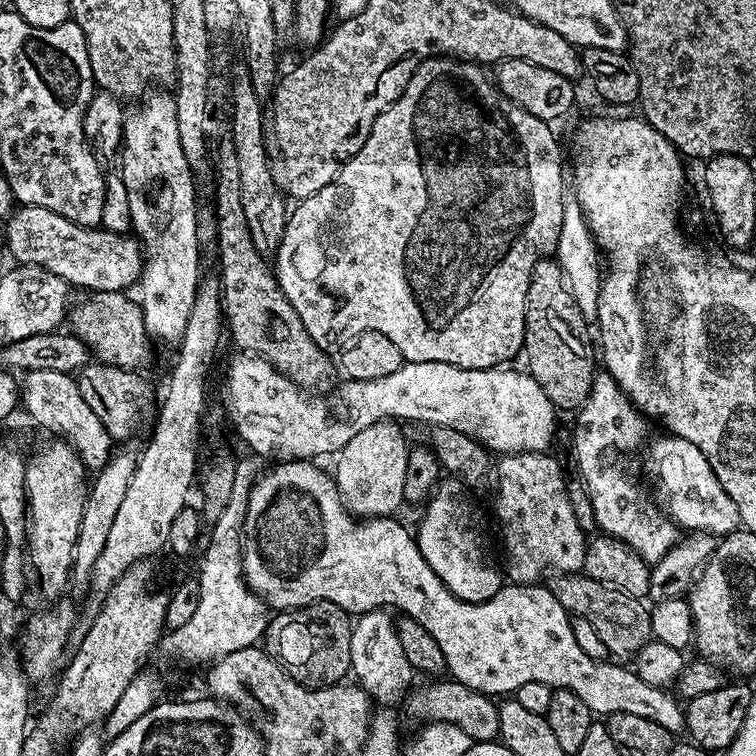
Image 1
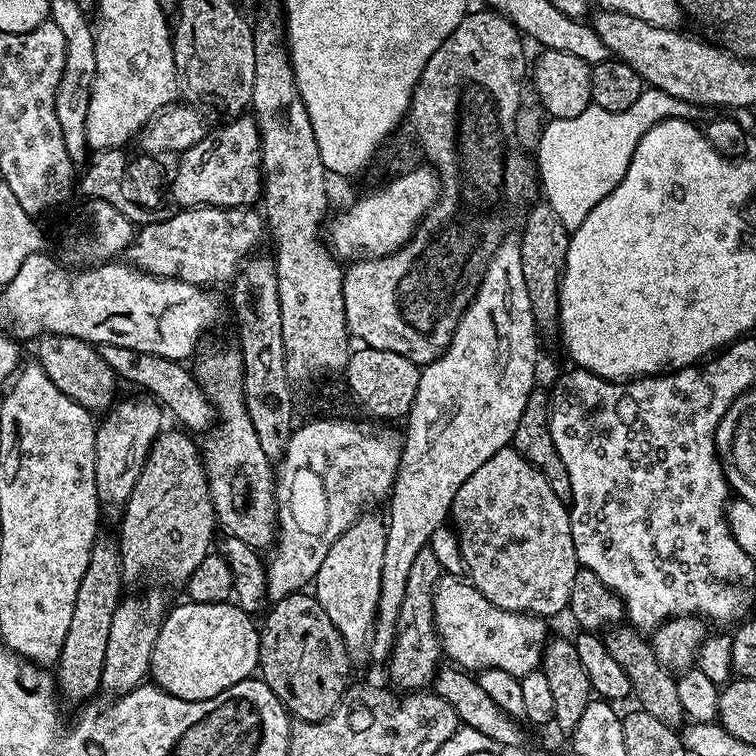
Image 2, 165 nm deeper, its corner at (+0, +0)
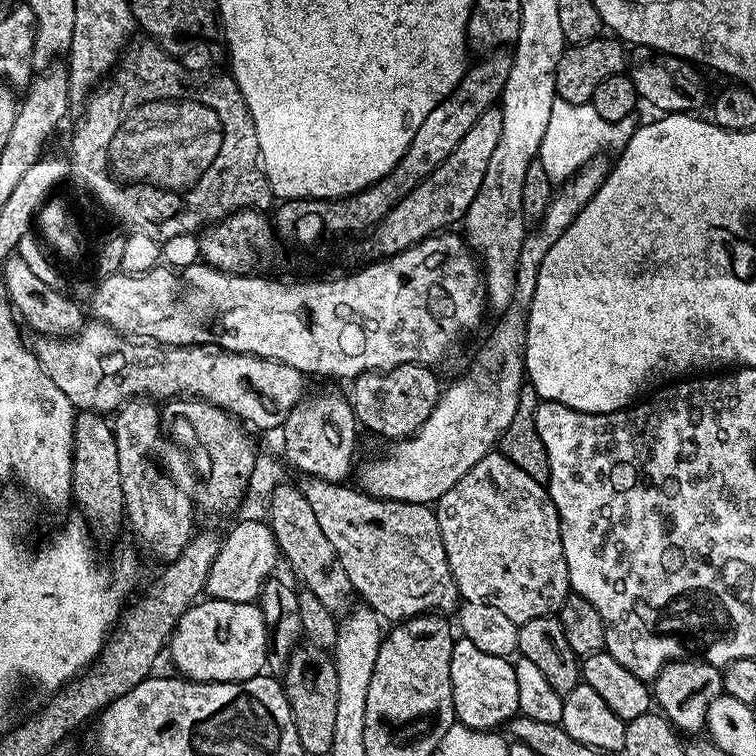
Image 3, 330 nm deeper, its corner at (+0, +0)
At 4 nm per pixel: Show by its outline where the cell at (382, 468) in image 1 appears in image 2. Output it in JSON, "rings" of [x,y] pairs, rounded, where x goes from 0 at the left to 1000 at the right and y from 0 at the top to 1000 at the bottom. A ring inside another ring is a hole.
{"rings":[[[488,680],[476,681],[454,706],[437,722],[437,733],[426,742],[426,749],[421,754],[415,769],[415,787],[418,794],[437,812],[437,823],[452,839],[458,849],[462,864],[485,864],[488,851],[492,845],[492,833],[497,828],[497,803],[503,790],[503,770],[505,767],[505,738],[511,733],[511,693],[507,687]]]}

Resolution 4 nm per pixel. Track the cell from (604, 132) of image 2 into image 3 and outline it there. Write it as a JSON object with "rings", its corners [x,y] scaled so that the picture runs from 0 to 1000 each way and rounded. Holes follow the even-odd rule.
{"rings":[[[738,130],[733,135],[733,146],[728,146],[728,167],[722,169],[722,183],[717,183],[712,214],[731,241],[754,238],[782,212],[799,204],[803,196],[824,197],[844,168],[843,160],[839,160],[832,156],[808,164],[791,152],[791,146],[786,146],[780,135],[755,138]]]}

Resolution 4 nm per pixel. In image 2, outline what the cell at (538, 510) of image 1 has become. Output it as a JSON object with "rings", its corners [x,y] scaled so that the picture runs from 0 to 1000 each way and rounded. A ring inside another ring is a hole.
{"rings":[[[676,590],[659,595],[659,601],[653,601],[653,606],[648,606],[648,611],[638,611],[638,616],[632,616],[632,622],[627,622],[627,627],[622,627],[622,632],[616,632],[616,638],[611,638],[606,653],[601,653],[595,688],[601,694],[603,708],[608,710],[608,731],[614,739],[618,766],[644,794],[653,796],[653,802],[659,802],[664,807],[697,810],[701,815],[716,817],[735,815],[741,808],[745,811],[751,802],[754,775],[759,775],[759,759],[765,750],[751,679],[753,673],[749,671],[747,663],[741,661],[738,653],[733,653],[733,648],[728,648],[728,638],[716,627],[713,619],[696,611],[696,606],[687,603],[683,594]]]}

